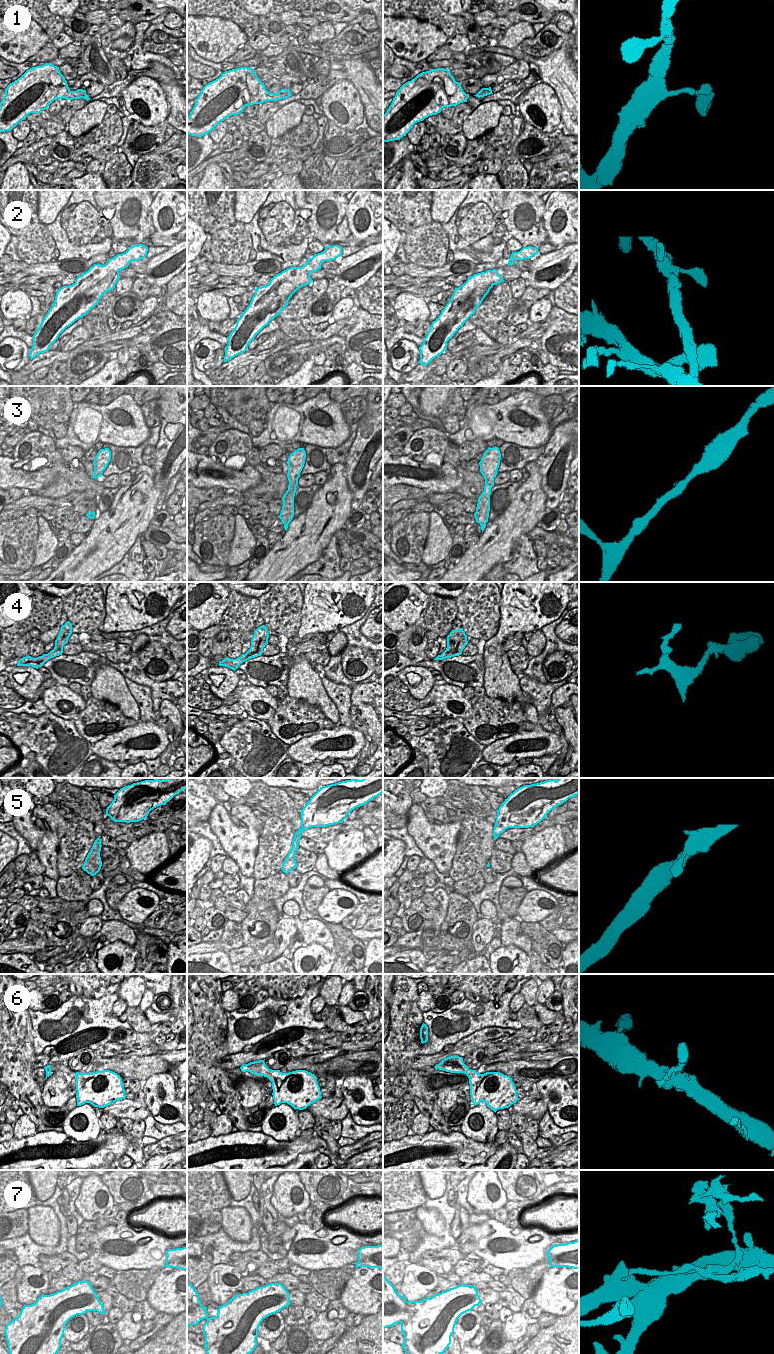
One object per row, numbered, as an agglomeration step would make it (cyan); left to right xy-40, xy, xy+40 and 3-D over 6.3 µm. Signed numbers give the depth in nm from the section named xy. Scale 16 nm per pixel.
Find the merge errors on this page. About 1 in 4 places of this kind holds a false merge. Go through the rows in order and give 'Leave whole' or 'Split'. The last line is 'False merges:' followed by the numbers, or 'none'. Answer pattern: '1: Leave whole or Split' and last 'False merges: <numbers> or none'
1: Leave whole
2: Leave whole
3: Leave whole
4: Leave whole
5: Leave whole
6: Leave whole
7: Split
False merges: 7

